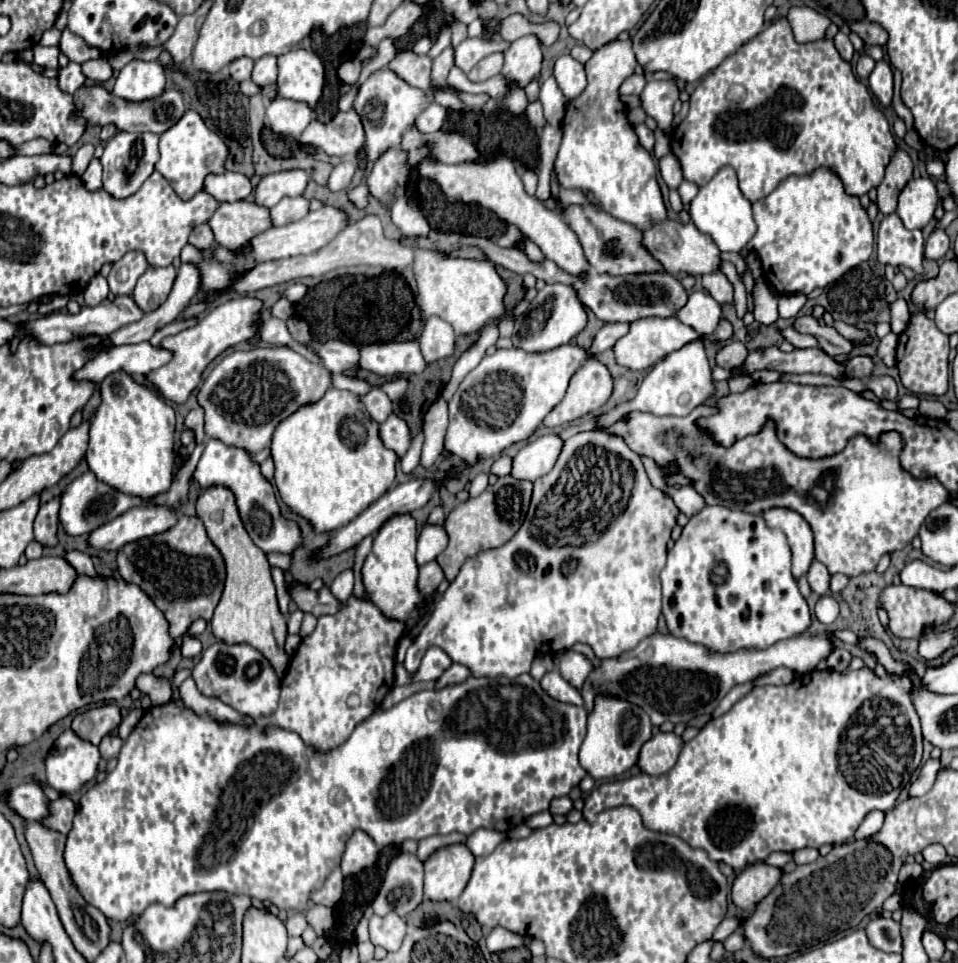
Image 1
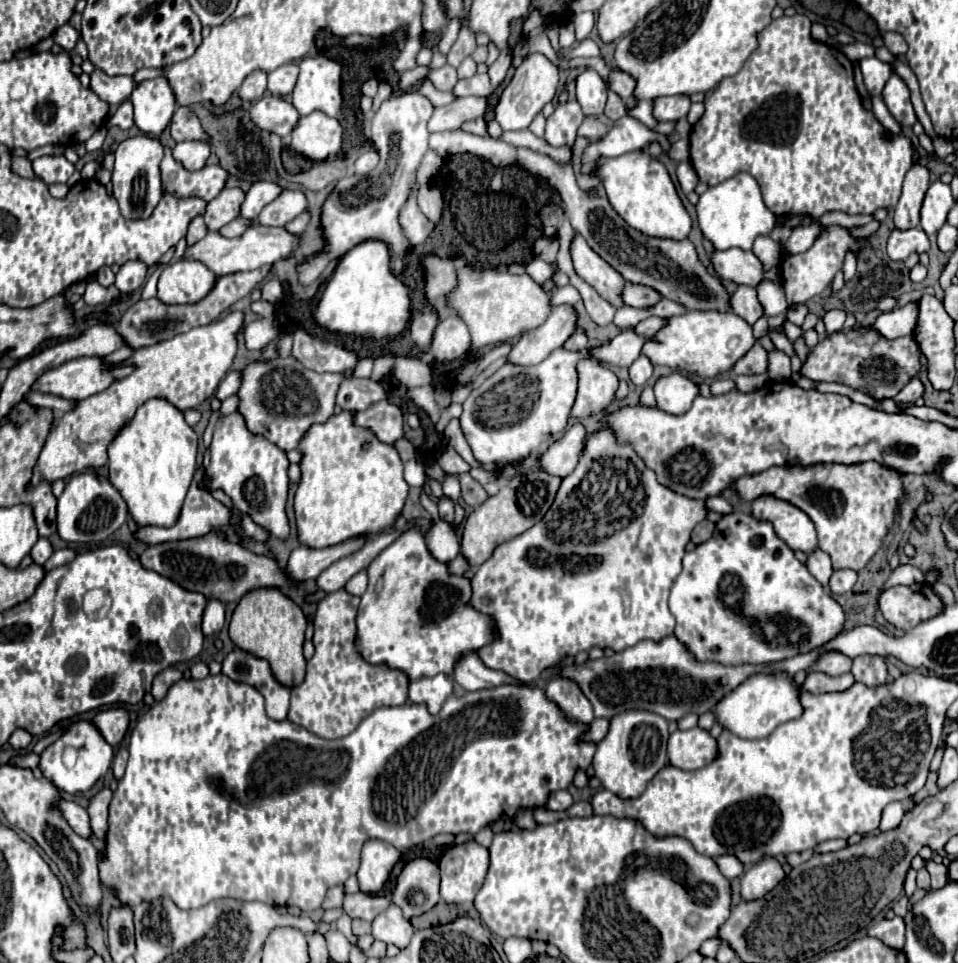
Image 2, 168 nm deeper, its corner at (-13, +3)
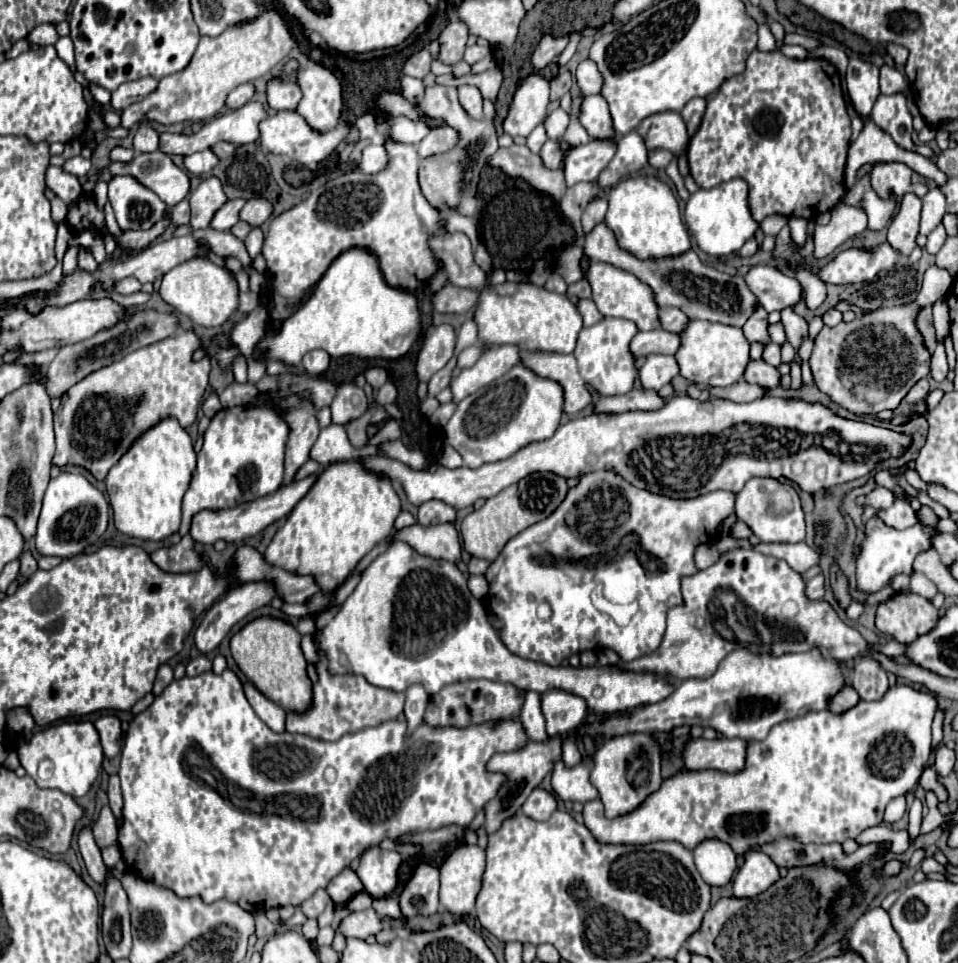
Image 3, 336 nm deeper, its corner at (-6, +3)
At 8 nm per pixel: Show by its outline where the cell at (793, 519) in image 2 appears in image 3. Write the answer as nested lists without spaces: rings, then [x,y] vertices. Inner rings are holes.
[[[753,477],[743,491],[735,495],[735,515],[765,543],[799,543],[805,539],[805,519],[799,495],[791,485],[783,485],[777,479]]]

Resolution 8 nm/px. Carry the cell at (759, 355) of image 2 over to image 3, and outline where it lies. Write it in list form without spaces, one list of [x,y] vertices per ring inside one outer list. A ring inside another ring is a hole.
[[[761,359],[761,361],[751,361],[749,363],[743,379],[749,381],[749,383],[755,383],[759,387],[763,387],[765,391],[773,391],[773,389],[779,387],[781,375],[779,375],[779,371],[773,365],[769,365],[769,363],[765,363]]]

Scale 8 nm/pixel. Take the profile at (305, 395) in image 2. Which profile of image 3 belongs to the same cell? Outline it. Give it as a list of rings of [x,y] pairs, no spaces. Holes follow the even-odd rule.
[[[267,395],[261,397],[265,401],[273,401],[289,409],[287,415],[283,415],[283,419],[291,427],[291,435],[285,451],[285,477],[283,477],[283,485],[289,485],[293,483],[299,467],[309,459],[309,451],[317,441],[319,425],[315,419],[315,407],[301,397],[289,397],[287,401],[277,401],[275,397],[267,397]]]

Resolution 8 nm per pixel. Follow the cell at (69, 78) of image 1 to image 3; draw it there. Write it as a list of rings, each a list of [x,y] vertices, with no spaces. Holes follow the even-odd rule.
[[[153,77],[129,81],[129,83],[121,85],[117,91],[113,91],[111,107],[121,113],[121,109],[127,109],[131,103],[141,101],[141,97],[147,97],[149,93],[153,93],[153,89],[157,89],[157,79],[153,79]]]

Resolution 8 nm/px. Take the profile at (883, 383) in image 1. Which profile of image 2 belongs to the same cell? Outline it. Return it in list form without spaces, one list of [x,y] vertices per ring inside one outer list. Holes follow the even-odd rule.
[[[912,377],[912,381],[908,381],[908,385],[904,385],[904,389],[894,399],[908,405],[908,403],[914,403],[916,399],[920,399],[922,393],[924,393],[924,385],[920,383],[920,379]]]

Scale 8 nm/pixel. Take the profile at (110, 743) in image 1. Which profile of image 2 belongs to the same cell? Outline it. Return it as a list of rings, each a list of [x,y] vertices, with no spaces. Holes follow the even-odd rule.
[[[120,747],[116,757],[114,757],[114,765],[112,765],[112,771],[116,775],[116,779],[120,779],[124,775],[124,769],[126,769],[126,761],[128,761],[128,749]]]

